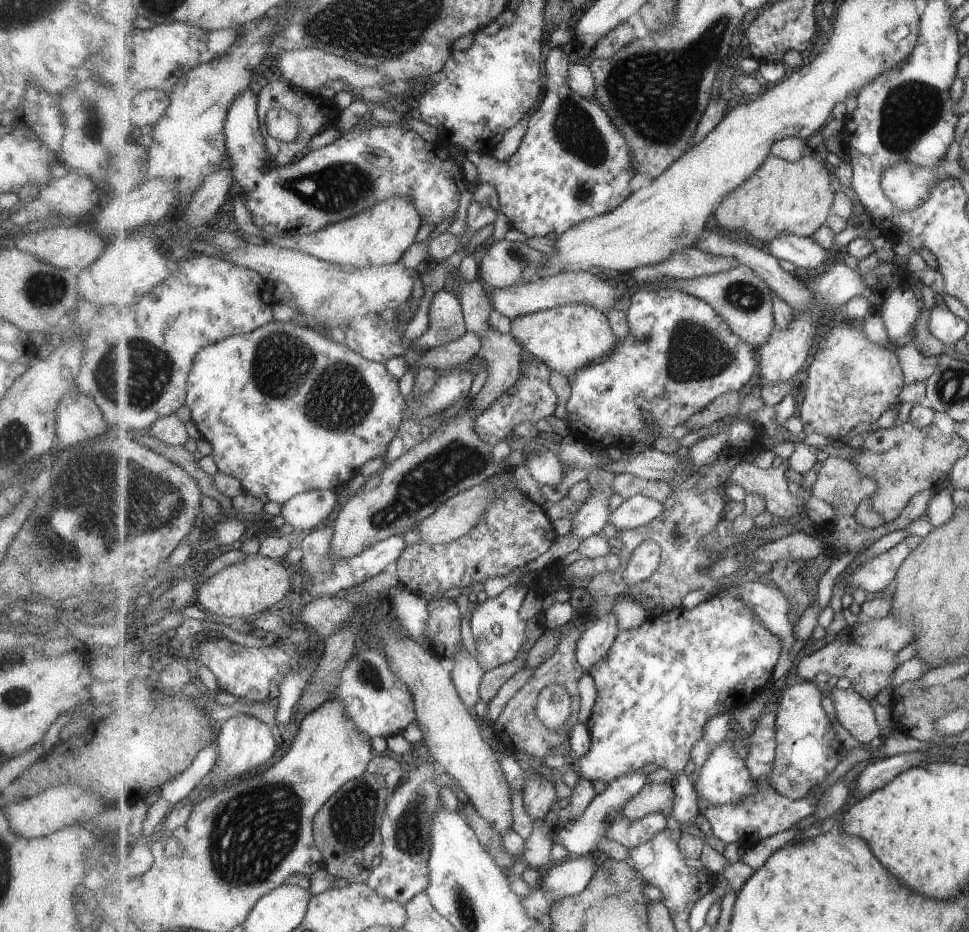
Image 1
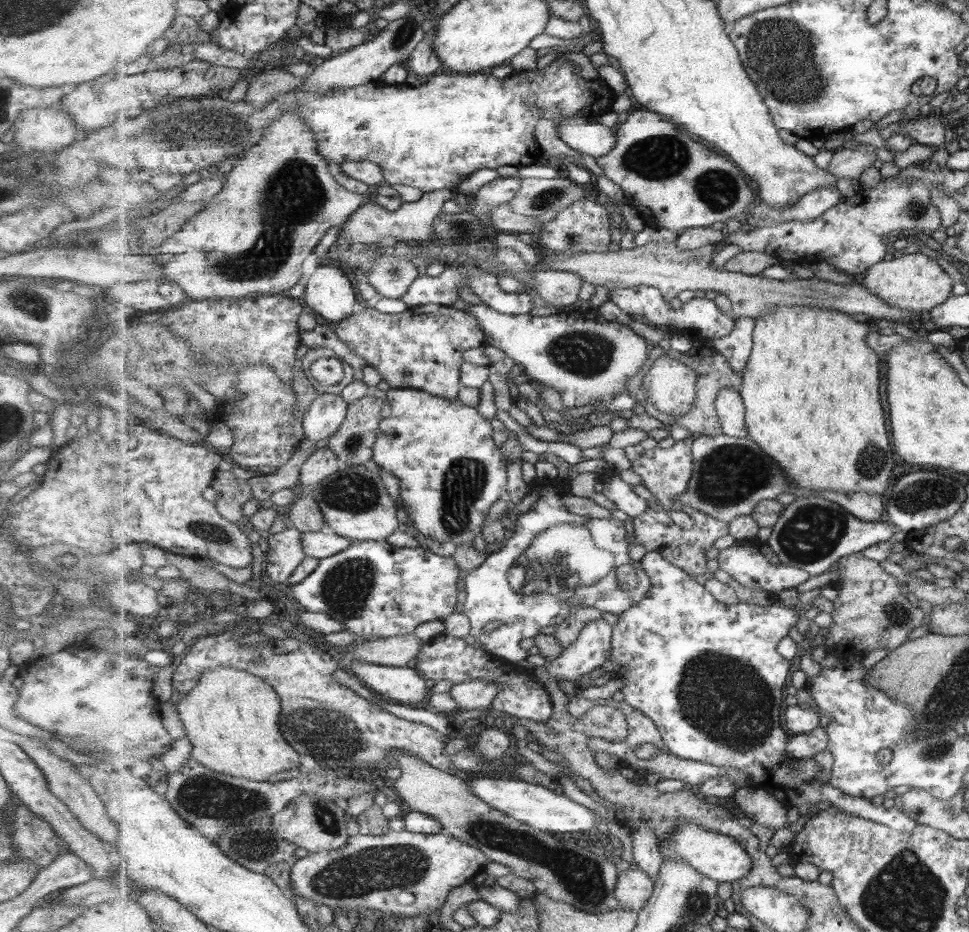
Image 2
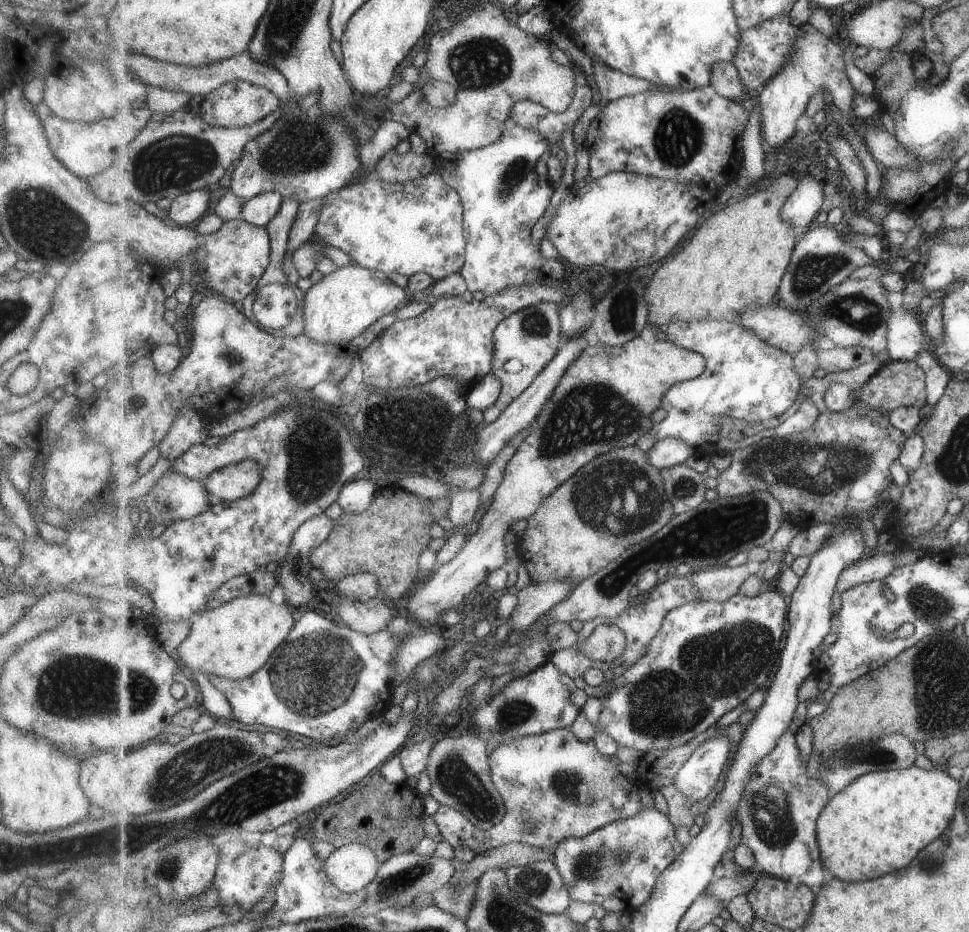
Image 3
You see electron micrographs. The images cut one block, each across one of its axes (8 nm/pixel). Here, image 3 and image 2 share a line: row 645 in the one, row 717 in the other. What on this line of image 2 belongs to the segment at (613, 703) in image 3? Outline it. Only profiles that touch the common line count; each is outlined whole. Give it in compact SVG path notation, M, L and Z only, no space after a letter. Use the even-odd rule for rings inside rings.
M658 551L648 552L641 559L641 566L644 568L647 576L651 577L651 588L649 588L649 594L647 598L639 600L633 608L619 614L619 622L617 626L614 626L613 640L611 640L613 648L611 648L611 658L610 661L616 662L619 664L619 669L615 671L614 677L623 677L626 682L626 686L622 689L624 695L624 701L631 704L631 706L643 711L646 715L649 715L649 718L655 722L659 727L661 734L666 741L667 748L681 756L681 758L687 758L689 760L696 760L697 762L704 762L707 764L714 764L715 766L720 767L733 767L749 773L749 782L751 787L755 789L765 788L771 793L771 795L777 797L777 800L783 805L791 808L796 808L797 812L801 816L807 814L808 810L811 810L811 807L816 806L821 800L828 800L835 807L839 807L843 812L861 817L867 820L875 821L879 824L887 825L890 829L895 831L913 831L917 827L918 822L913 820L911 817L907 816L907 813L894 805L890 809L885 808L885 806L875 806L873 800L866 798L855 798L854 796L848 795L839 788L831 785L830 781L825 783L820 783L816 780L819 775L819 768L814 767L810 762L805 762L803 760L798 760L802 763L802 767L806 772L806 778L804 780L799 780L795 776L795 763L797 760L791 758L791 756L786 756L787 754L787 732L783 730L781 726L781 708L786 706L783 704L786 696L787 682L789 682L789 676L791 676L791 660L787 657L784 657L782 653L778 651L779 643L783 639L790 636L791 628L797 626L799 622L799 616L804 612L809 604L802 606L802 609L796 609L796 607L789 608L786 605L771 604L768 606L760 606L756 604L748 604L746 602L740 602L739 604L723 604L722 601L718 599L710 590L707 590L707 587L704 584L699 584L696 582L690 573L685 572L682 568L679 568L678 565L671 563L670 560L667 560L662 556Z

